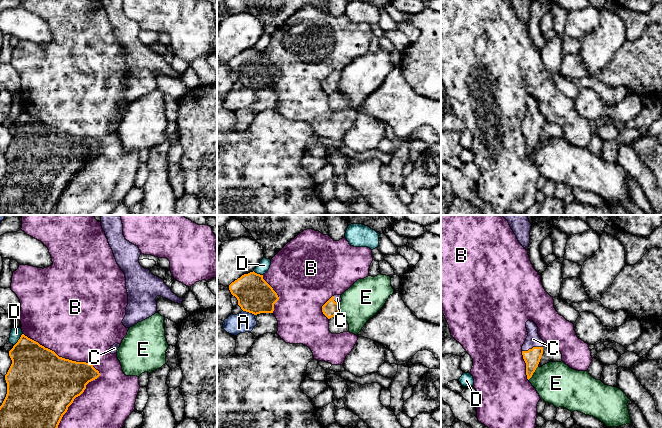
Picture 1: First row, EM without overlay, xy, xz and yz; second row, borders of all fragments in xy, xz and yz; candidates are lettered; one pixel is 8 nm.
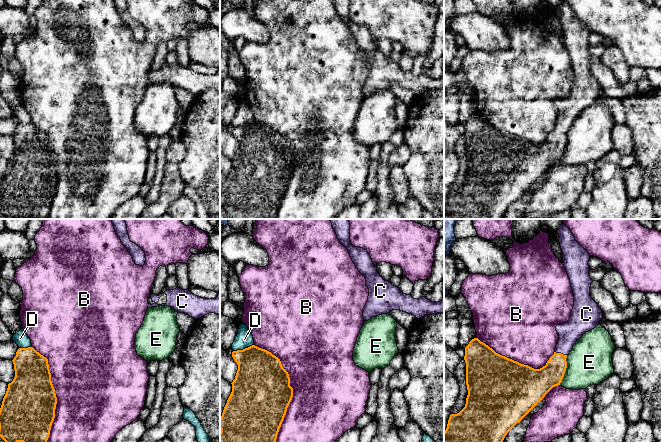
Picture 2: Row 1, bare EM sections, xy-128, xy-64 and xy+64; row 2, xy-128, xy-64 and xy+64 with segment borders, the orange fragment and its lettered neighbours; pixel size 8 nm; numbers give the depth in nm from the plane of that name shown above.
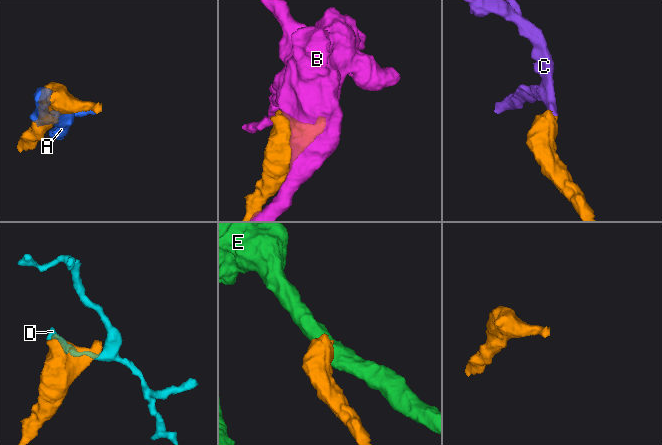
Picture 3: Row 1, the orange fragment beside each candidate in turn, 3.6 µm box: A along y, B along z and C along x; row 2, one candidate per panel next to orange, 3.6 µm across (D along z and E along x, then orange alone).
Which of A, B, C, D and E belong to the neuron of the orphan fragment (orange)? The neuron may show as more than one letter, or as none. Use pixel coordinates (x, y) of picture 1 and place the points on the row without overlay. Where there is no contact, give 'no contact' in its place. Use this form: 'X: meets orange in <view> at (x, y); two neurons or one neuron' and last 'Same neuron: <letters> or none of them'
A: meets orange in xz at (249, 88); two neurons
B: meets orange in xy at (94, 144); two neurons
C: meets orange in yz at (533, 123); one neuron
D: meets orange in xy at (19, 115); two neurons
E: meets orange in yz at (533, 148); two neurons
Same neuron: C

